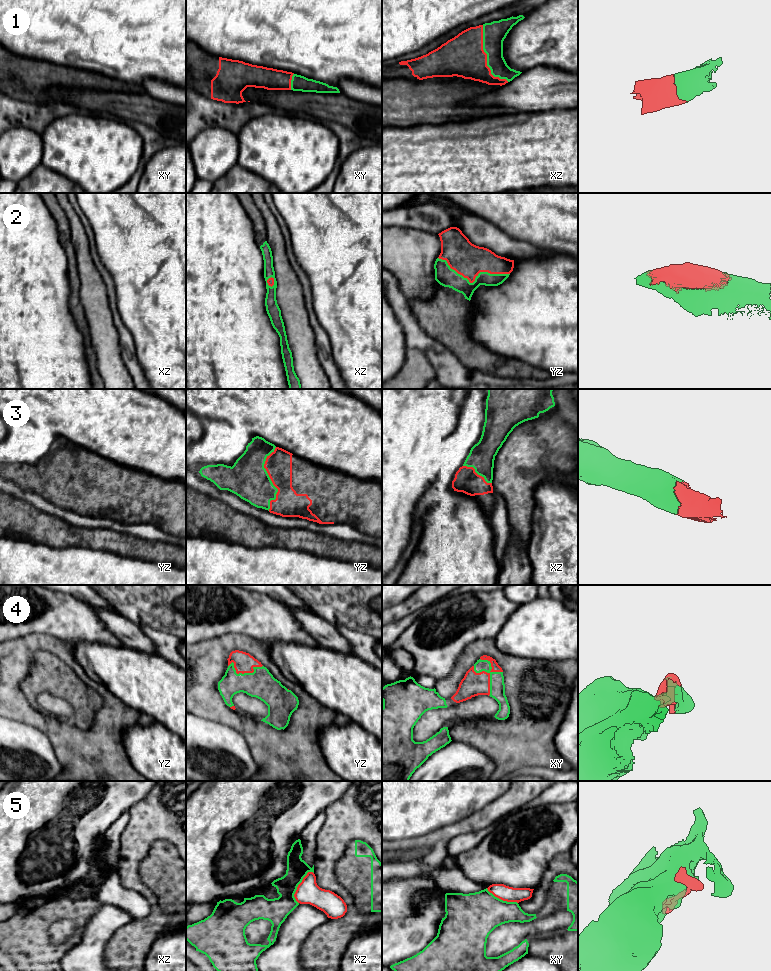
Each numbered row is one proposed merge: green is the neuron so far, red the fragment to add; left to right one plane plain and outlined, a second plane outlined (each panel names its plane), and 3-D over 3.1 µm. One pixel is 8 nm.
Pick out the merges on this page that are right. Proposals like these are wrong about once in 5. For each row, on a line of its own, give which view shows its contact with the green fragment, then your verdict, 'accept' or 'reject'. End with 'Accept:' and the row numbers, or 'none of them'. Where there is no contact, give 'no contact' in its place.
1: contact in xz; accept
2: contact in yz; accept
3: contact in yz; accept
4: contact in xy; accept
5: contact in xz; reject
Accept: 1, 2, 3, 4

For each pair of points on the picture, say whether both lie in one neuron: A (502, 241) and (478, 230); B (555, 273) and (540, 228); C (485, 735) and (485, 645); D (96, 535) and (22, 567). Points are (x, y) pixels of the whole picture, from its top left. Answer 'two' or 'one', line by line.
A: one
B: two
C: one
D: two

